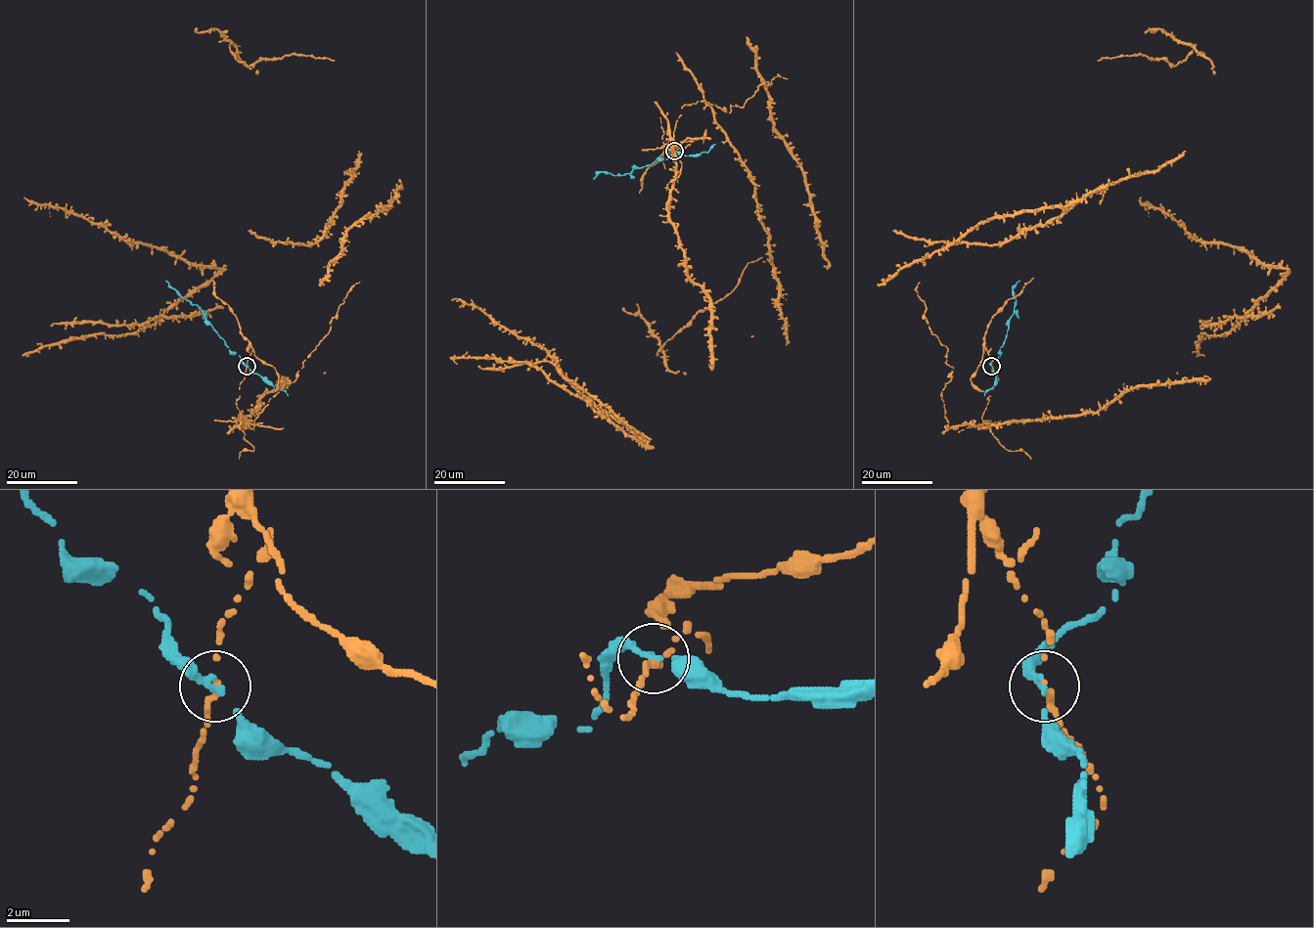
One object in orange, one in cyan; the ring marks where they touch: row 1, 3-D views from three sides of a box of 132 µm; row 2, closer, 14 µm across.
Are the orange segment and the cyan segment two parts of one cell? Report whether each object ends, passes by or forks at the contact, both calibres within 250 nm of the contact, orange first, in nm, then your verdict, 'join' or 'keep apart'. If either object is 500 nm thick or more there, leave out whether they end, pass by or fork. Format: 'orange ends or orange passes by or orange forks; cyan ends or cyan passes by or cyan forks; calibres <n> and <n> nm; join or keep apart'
orange ends; cyan passes by; calibres 240 and 180 nm; keep apart

